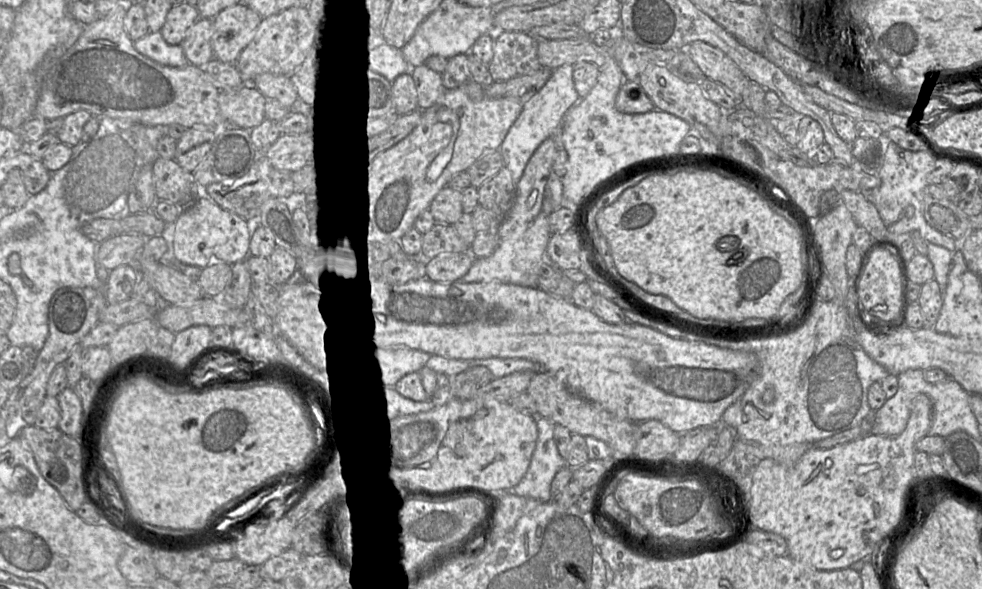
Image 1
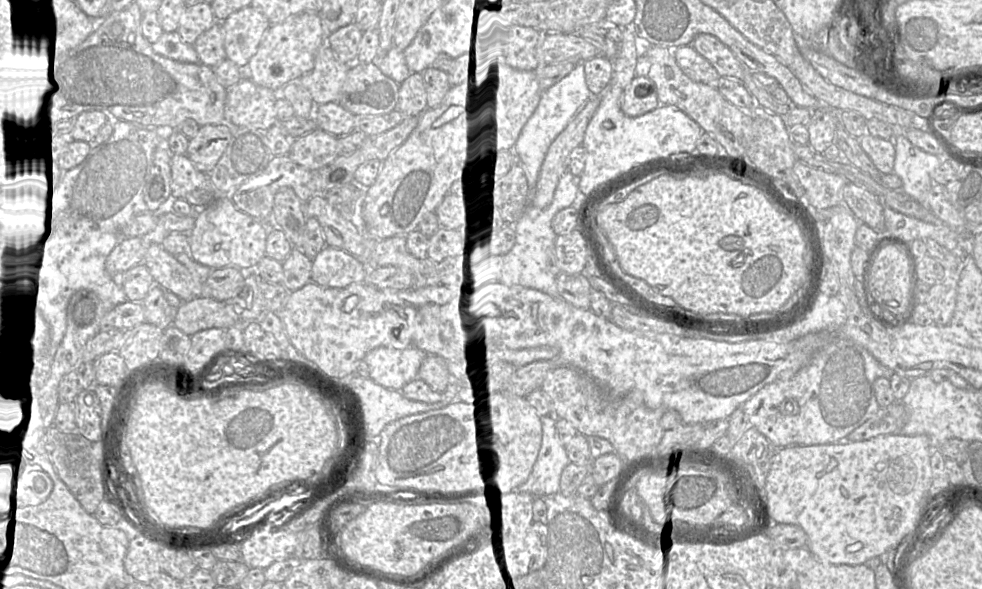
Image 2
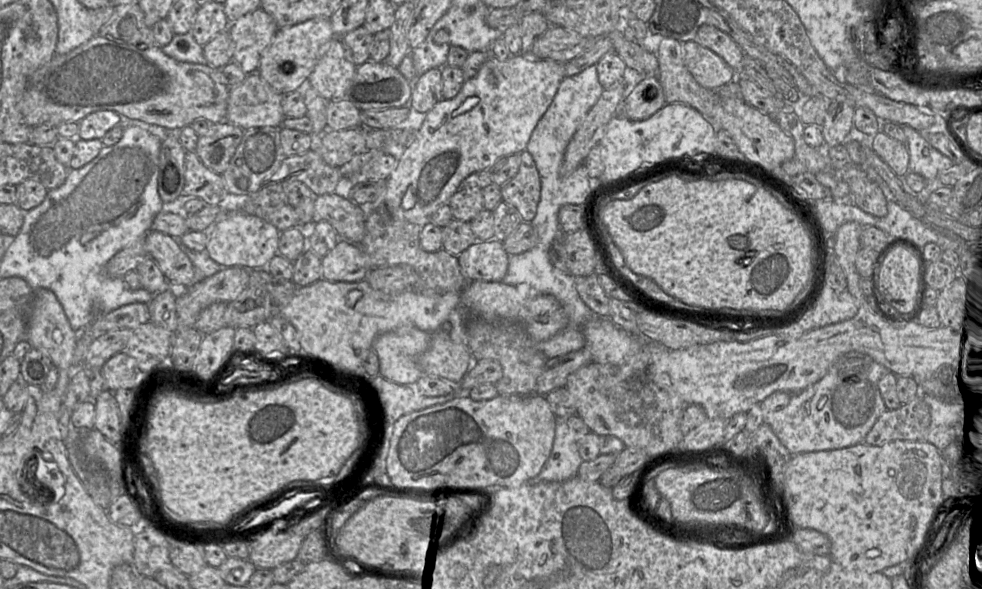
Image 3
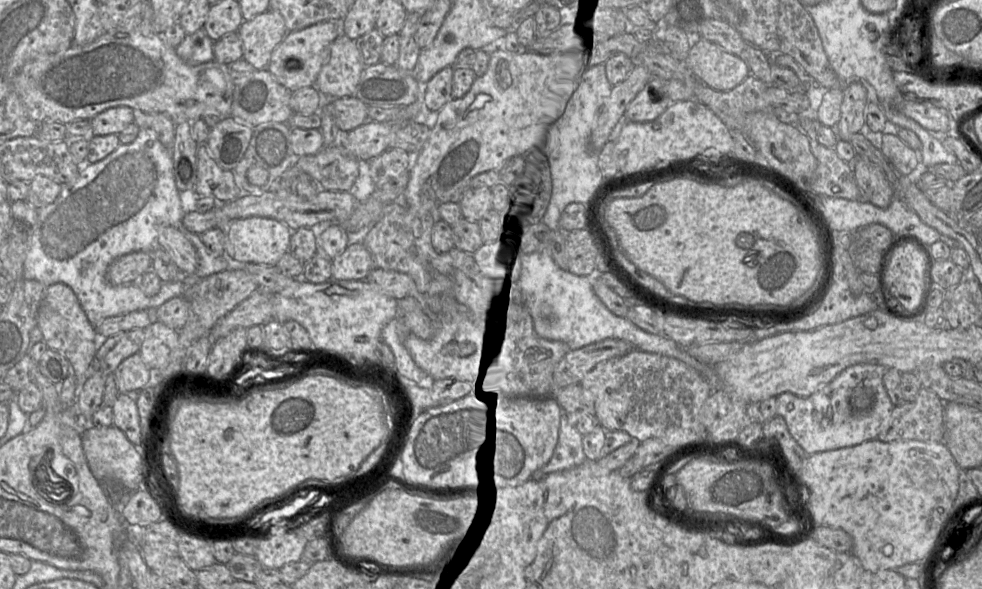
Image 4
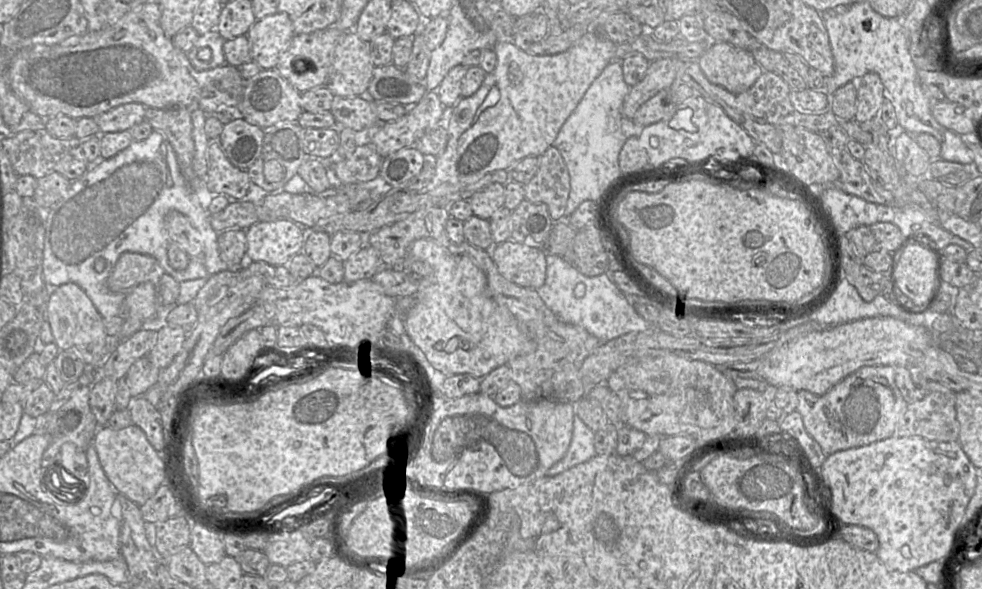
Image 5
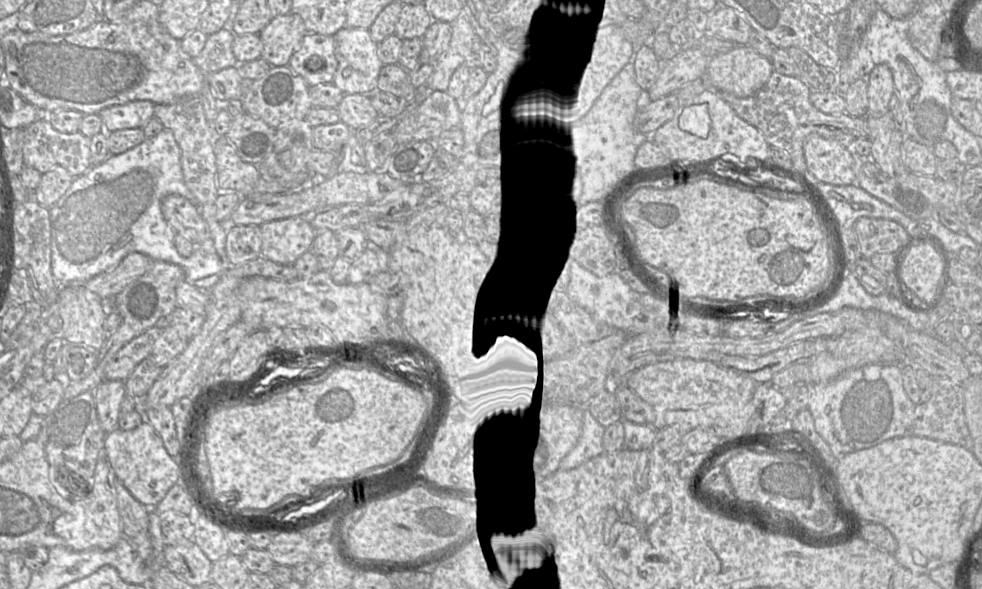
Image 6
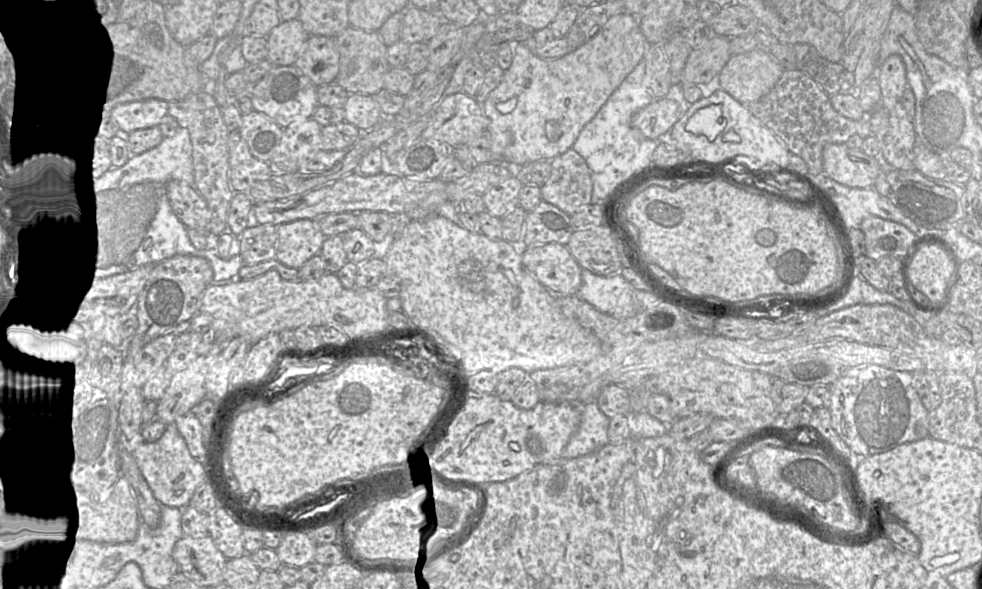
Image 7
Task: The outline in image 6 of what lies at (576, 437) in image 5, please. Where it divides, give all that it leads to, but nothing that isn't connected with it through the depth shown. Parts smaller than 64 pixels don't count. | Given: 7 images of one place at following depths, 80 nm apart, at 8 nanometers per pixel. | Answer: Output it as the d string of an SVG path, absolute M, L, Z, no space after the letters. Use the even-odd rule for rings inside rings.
M585 409L581 435L575 446L564 457L561 464L554 472L562 472L573 469L591 458L600 455L604 451L604 431L605 427L602 426L587 409Z

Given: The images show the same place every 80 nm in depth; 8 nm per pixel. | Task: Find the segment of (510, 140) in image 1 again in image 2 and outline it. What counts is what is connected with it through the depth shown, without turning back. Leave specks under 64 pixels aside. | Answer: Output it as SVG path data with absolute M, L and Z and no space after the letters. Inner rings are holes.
M583 63L578 64L566 77L542 92L535 112L524 125L513 148L523 163L523 169L532 190L537 183L549 147L591 95L586 83Z

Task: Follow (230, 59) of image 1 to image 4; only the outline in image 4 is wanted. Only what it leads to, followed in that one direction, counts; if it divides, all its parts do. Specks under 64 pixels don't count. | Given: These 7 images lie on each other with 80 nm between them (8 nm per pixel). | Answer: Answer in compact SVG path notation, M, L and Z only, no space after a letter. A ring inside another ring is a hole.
M272 9L244 20L237 31L242 41L242 59L255 70L266 69L272 52L287 32L283 16Z

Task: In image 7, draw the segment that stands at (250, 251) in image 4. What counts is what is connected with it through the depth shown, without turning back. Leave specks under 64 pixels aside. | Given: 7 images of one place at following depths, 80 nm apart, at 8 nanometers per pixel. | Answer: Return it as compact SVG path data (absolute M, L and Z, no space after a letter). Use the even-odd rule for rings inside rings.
M298 219L276 227L275 259L299 269L309 258L319 255L326 236L310 219Z

